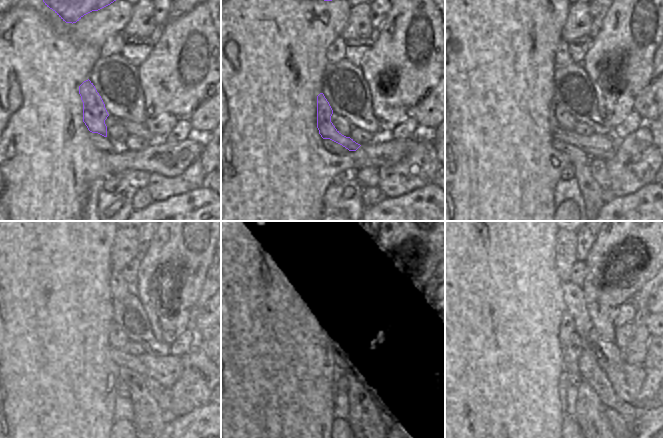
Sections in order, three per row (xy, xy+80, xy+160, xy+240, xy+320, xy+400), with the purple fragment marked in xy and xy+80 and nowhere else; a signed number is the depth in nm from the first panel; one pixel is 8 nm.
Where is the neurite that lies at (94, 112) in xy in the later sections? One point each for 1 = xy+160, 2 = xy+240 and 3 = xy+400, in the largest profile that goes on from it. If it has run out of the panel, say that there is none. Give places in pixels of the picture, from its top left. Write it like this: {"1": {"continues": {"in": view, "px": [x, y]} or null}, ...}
{"1": {"continues": {"in": "xy+160", "px": [604, 147]}}, "2": {"continues": {"in": "xy+240", "px": [167, 370]}}, "3": {"continues": {"in": "xy+400", "px": [627, 380]}}}

